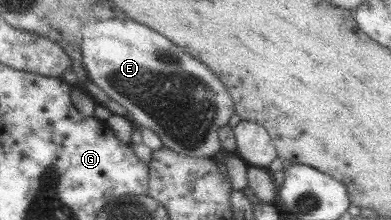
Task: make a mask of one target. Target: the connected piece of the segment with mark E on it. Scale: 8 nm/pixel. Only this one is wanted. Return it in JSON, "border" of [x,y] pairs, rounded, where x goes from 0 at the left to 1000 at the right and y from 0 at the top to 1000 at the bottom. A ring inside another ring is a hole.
{"border":[[[338,91],[220,109],[202,218],[223,355],[322,495],[348,582],[389,591],[422,673],[453,700],[509,718],[568,686],[555,595],[593,527],[593,441],[517,282]]]}

